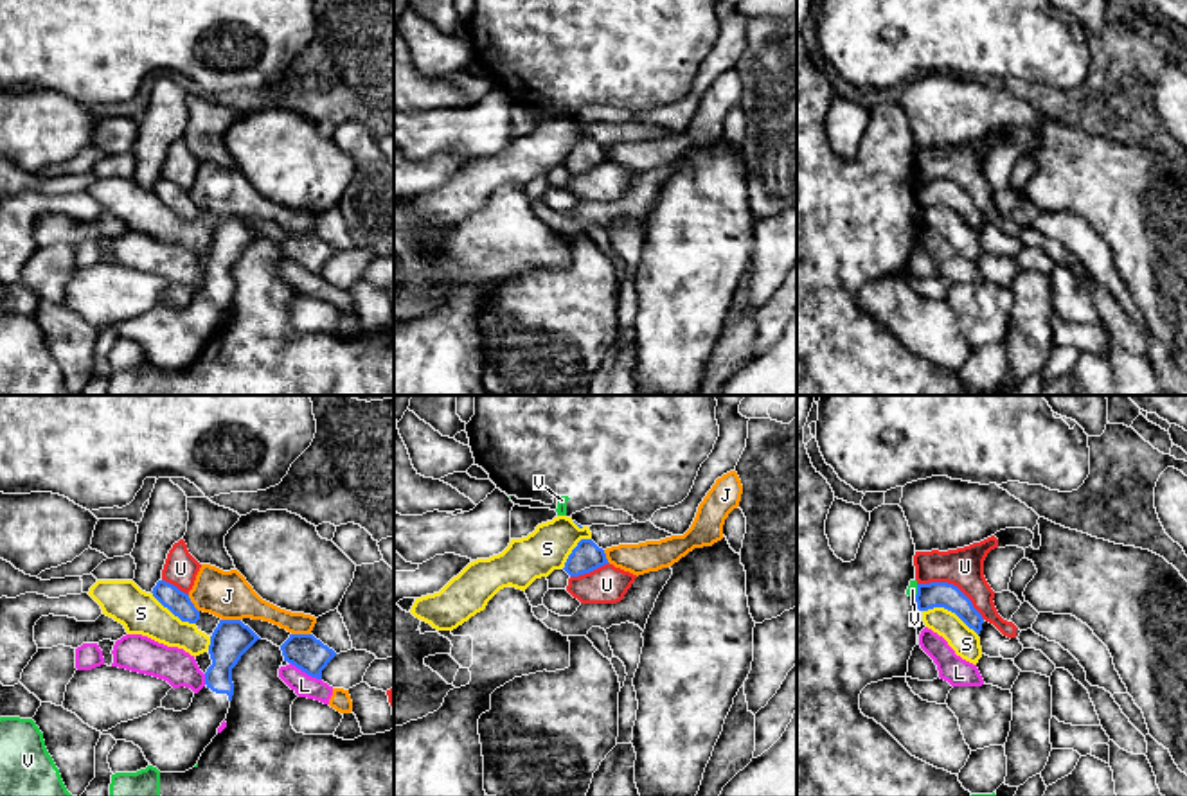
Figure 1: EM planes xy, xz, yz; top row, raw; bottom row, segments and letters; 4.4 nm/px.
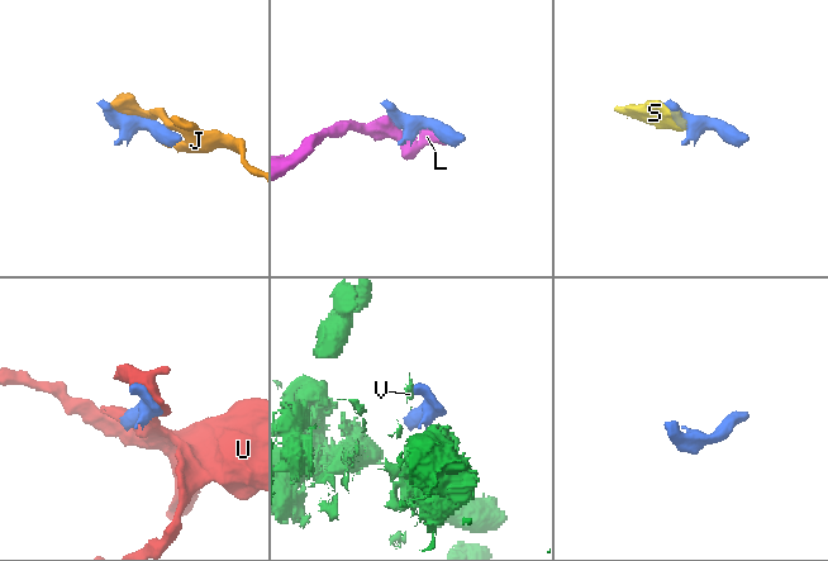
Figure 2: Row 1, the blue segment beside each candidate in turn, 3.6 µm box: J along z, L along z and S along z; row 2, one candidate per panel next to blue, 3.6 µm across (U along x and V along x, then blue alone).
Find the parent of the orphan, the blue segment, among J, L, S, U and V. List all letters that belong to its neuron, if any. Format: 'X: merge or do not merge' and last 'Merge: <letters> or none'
J: do not merge
L: do not merge
S: do not merge
U: do not merge
V: do not merge
Merge: none

